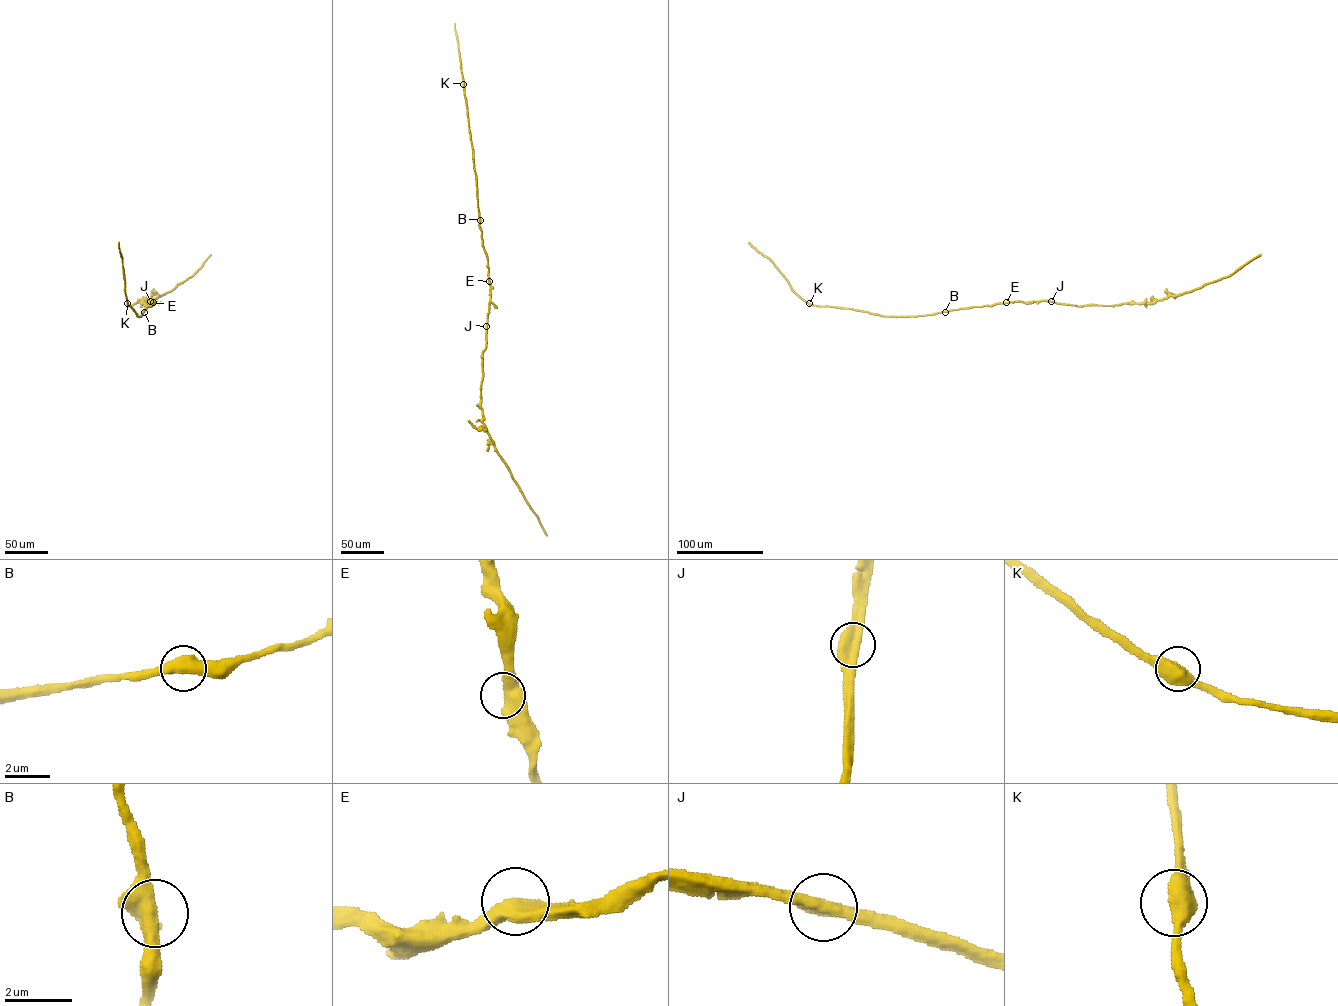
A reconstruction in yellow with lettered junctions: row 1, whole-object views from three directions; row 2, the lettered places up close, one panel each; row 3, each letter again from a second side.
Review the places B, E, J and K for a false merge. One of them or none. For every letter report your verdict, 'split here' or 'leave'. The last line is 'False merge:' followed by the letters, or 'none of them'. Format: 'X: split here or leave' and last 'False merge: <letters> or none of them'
B: leave
E: leave
J: leave
K: leave
False merge: none of them

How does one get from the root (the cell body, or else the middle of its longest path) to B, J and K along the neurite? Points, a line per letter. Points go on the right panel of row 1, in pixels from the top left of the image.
B: (1006, 302), (945, 312)
J: (1006, 302), (1051, 301)
K: (1006, 302), (904, 316), (809, 303)

